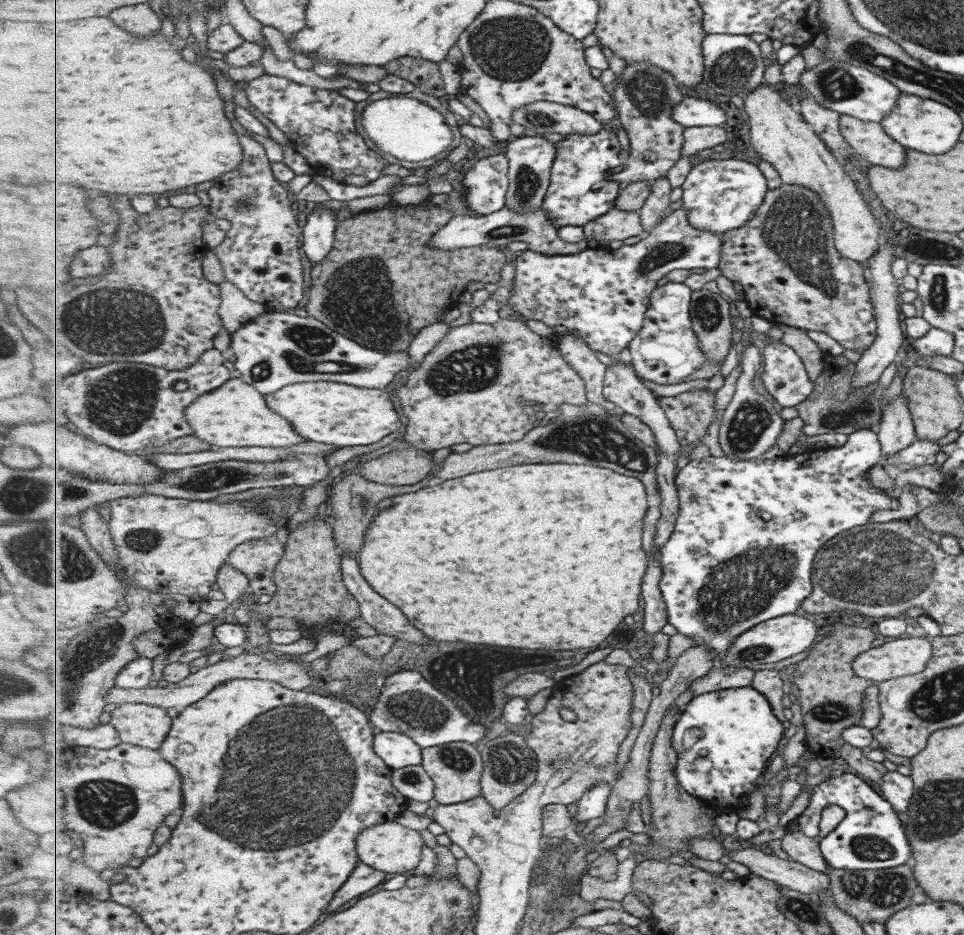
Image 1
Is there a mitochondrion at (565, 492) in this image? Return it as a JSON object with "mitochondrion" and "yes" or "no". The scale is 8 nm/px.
{"mitochondrion":"no"}

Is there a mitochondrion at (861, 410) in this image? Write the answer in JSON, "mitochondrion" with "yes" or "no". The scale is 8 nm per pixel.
{"mitochondrion":"yes"}

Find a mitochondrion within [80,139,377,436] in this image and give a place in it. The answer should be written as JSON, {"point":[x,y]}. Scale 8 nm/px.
{"point":[242,205]}

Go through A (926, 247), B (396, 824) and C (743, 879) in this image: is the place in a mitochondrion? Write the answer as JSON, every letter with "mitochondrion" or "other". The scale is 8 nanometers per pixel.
{"A":"mitochondrion","B":"other","C":"other"}

